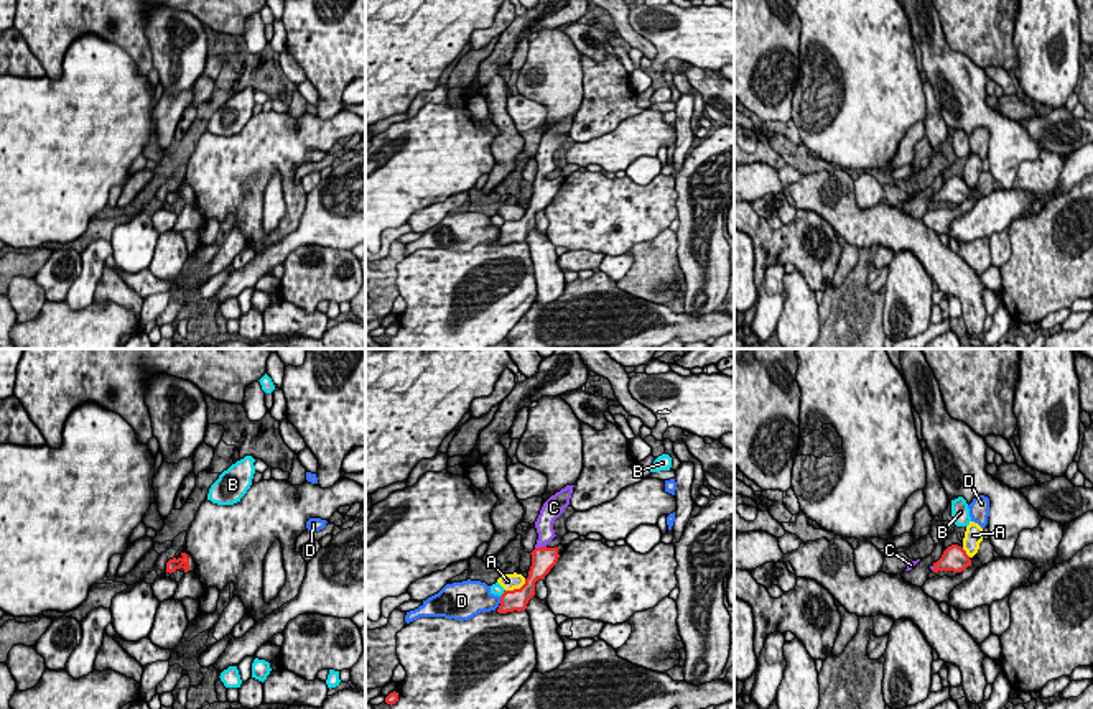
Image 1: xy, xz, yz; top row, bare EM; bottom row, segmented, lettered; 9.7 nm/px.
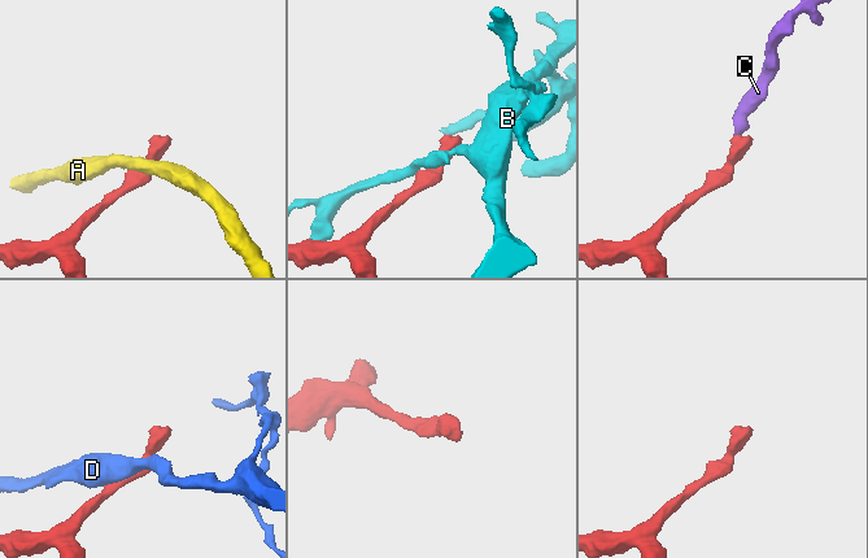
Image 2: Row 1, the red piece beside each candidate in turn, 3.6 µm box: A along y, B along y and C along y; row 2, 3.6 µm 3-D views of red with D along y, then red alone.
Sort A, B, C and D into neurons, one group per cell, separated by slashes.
A / B / C / D

